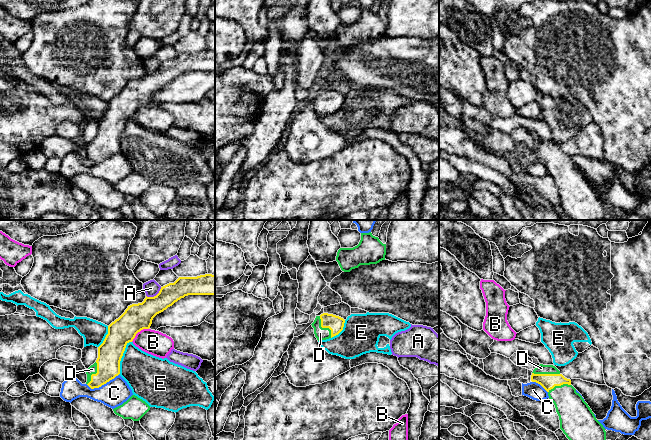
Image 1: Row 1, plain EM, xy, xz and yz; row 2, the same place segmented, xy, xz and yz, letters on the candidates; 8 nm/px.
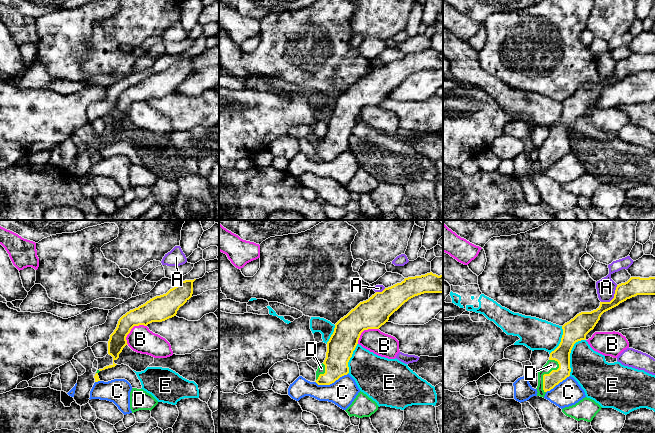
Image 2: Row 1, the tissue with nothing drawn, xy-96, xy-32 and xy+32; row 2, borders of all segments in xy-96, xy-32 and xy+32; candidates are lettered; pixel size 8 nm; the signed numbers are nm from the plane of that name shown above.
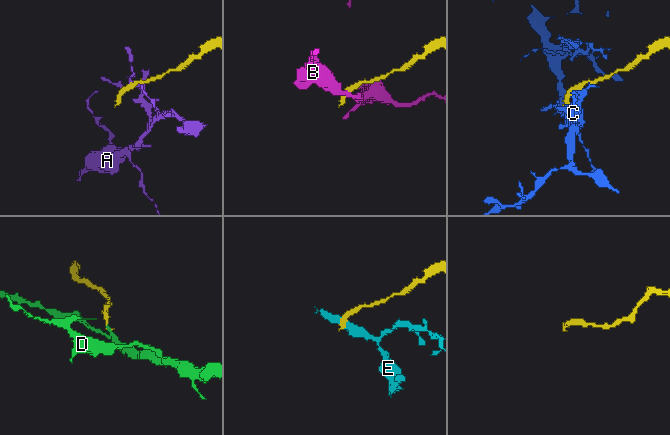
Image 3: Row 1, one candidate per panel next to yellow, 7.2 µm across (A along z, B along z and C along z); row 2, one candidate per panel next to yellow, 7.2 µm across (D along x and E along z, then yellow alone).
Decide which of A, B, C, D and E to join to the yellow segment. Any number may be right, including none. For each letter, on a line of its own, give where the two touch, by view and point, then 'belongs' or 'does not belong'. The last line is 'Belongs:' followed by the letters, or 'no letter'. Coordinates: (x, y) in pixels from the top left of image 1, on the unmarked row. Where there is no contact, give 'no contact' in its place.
A: contact xy (154, 72); does not belong
B: contact xy (138, 107); does not belong
C: contact xy (102, 160); does not belong
D: contact xz (324, 103); belongs
E: contact xy (121, 133); does not belong
Belongs: D

